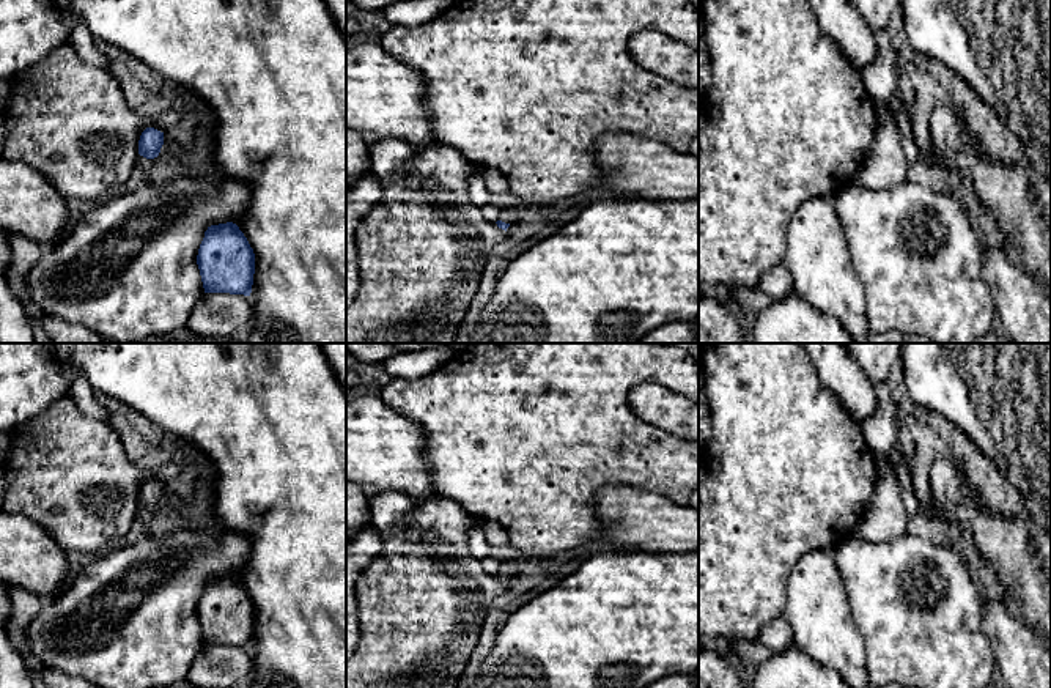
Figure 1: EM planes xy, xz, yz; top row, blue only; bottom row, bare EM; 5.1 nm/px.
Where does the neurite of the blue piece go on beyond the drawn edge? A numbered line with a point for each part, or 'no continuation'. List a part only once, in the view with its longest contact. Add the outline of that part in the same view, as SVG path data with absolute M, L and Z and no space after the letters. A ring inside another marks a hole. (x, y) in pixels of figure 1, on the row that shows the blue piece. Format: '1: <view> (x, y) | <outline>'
1: xz (510, 216) | M503 208L500 209L499 220L511 225L521 222L524 217L526 217L526 209Z

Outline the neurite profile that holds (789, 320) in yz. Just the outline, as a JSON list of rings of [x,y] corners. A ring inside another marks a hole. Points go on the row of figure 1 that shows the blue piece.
[[[791,290],[752,315],[754,343],[854,343],[842,323]]]

